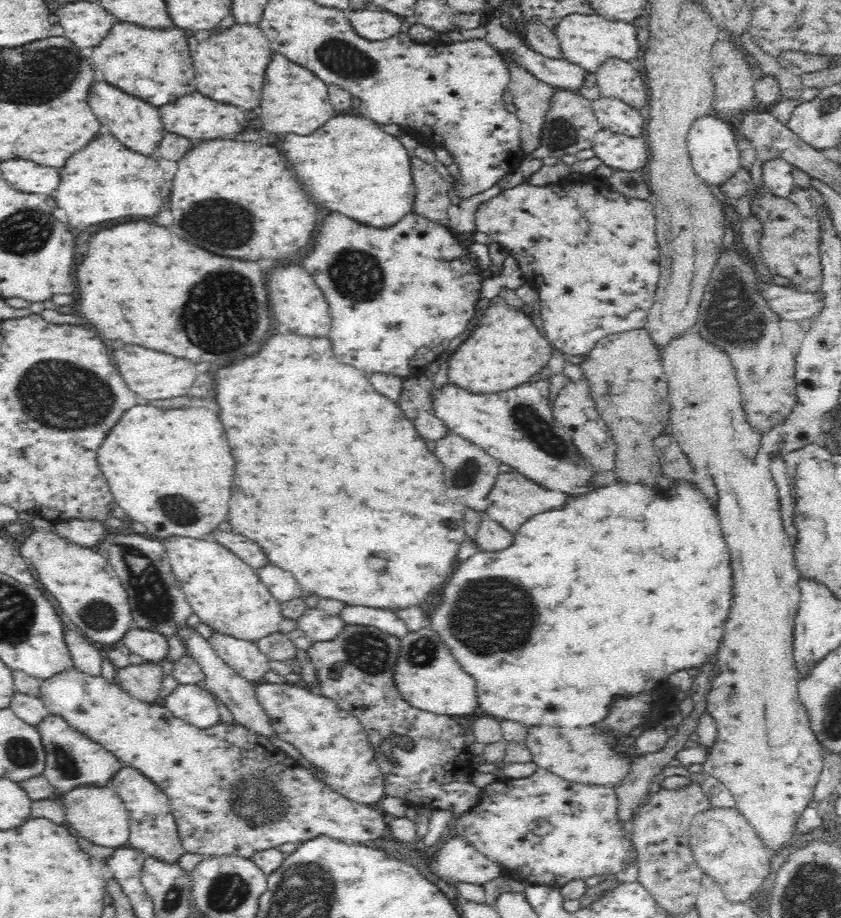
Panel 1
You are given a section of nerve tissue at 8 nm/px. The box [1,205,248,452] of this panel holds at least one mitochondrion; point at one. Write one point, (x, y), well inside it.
(59, 396)

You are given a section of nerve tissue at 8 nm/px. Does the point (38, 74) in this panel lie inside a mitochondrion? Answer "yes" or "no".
yes

